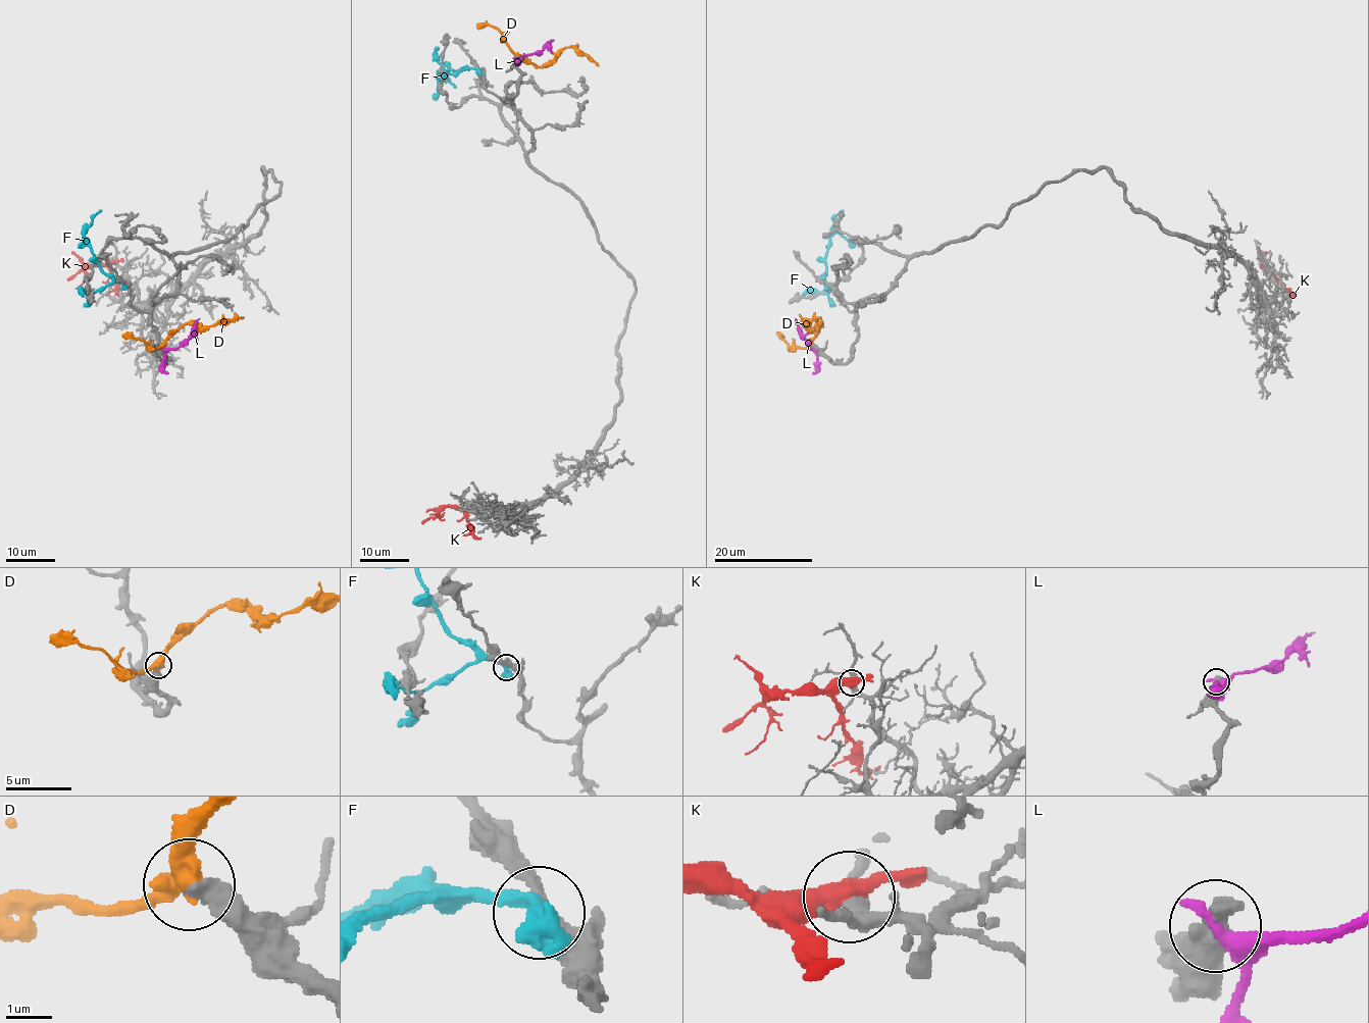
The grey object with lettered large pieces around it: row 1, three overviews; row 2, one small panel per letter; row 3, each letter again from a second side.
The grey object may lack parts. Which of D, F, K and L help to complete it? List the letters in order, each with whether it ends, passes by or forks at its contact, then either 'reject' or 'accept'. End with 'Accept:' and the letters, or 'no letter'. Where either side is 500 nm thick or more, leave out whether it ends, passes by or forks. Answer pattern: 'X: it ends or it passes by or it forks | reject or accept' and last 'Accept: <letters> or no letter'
D: it passes by | accept
F: it passes by | reject
K: it passes by | reject
L: reject
Accept: D

